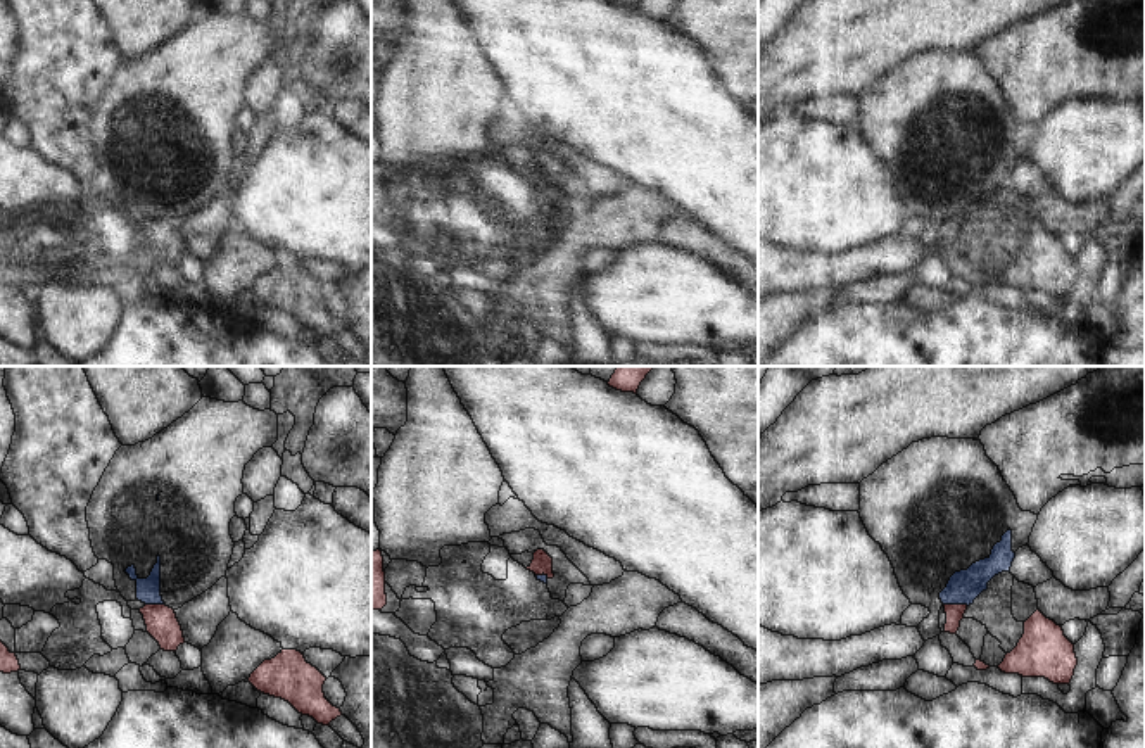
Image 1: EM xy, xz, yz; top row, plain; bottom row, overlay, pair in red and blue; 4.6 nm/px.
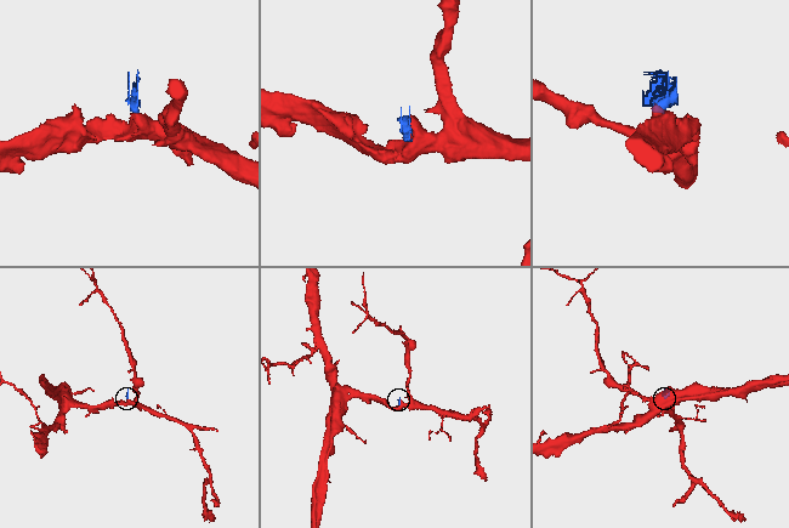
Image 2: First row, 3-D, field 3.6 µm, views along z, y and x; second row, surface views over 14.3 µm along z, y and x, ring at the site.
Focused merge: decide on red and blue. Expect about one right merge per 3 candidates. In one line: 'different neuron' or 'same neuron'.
different neuron

